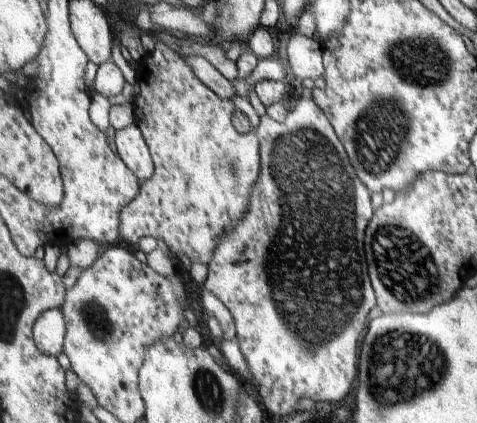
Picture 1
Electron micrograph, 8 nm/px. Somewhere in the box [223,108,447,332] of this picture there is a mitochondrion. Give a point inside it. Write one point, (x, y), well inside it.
(403, 265)

